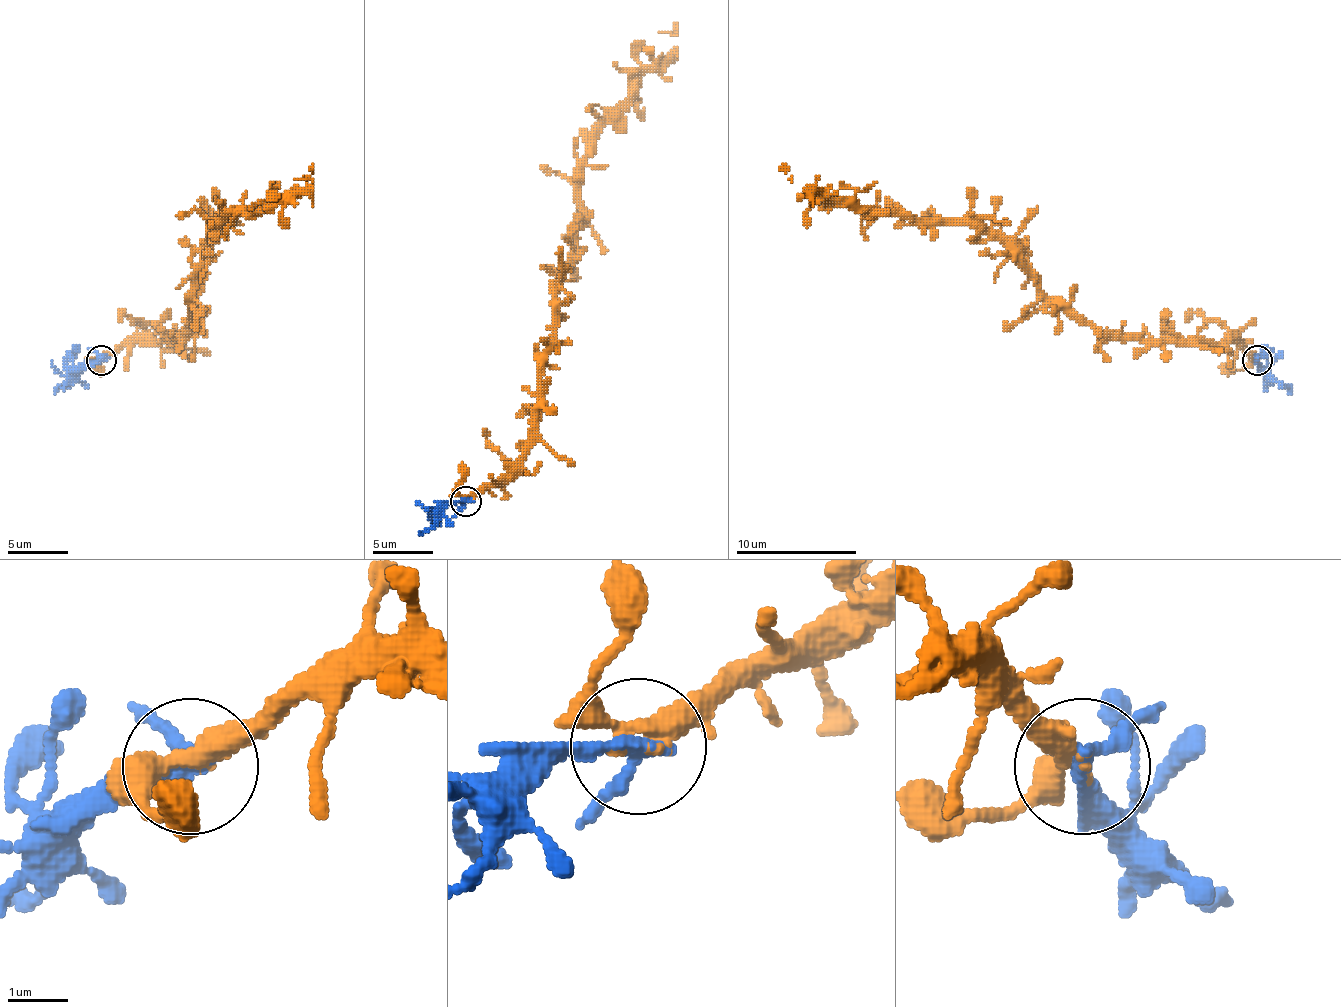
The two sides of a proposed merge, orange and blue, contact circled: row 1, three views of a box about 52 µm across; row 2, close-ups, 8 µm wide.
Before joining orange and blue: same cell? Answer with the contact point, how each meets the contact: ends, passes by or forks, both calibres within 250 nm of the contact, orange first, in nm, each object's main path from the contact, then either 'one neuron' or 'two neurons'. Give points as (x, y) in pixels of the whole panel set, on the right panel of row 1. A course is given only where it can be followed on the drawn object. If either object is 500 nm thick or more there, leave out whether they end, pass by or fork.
place (1257, 360); orange passes by; blue passes by; calibres 220 and 280 nm; course orange (1255, 361), (1234, 342), (1116, 339), (1079, 324), (1034, 273), (970, 224), (855, 212), (810, 194), (779, 167); course blue (1258, 361), (1288, 394); one neuron

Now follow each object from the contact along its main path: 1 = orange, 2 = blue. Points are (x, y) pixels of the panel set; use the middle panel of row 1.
1: (465, 498), (501, 477), (528, 441), (556, 277), (580, 214), (580, 159), (589, 135), (671, 53), (674, 23)
2: (465, 501), (453, 501), (419, 532)

